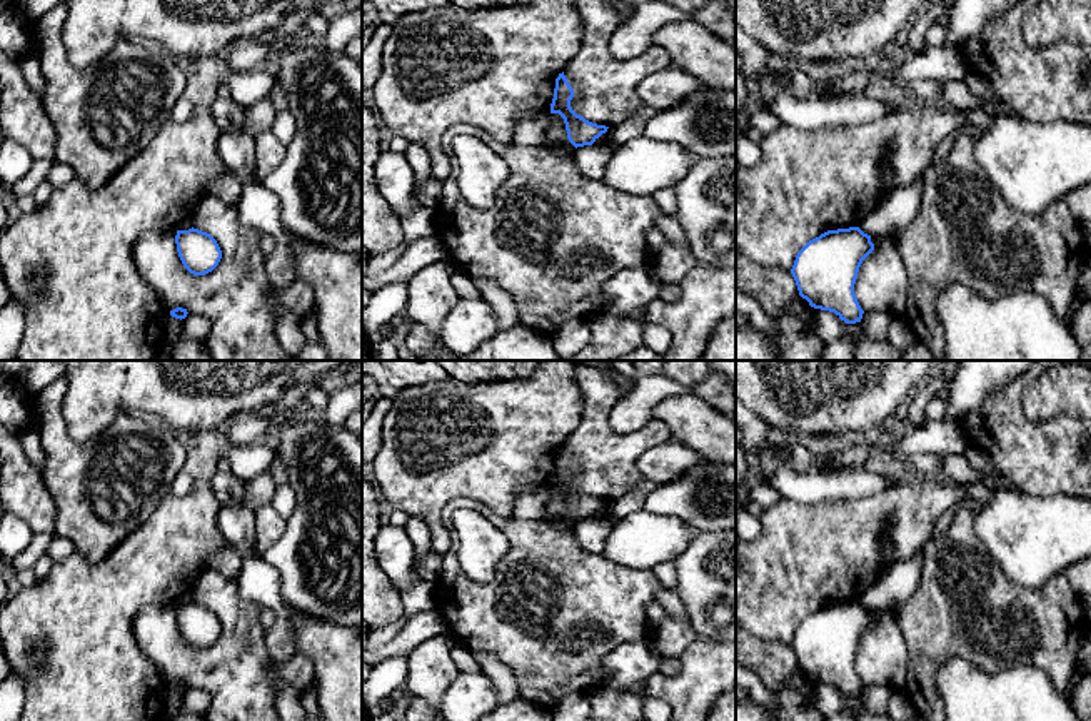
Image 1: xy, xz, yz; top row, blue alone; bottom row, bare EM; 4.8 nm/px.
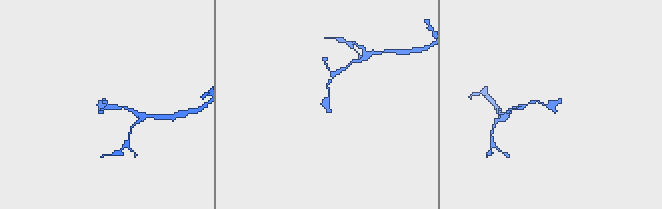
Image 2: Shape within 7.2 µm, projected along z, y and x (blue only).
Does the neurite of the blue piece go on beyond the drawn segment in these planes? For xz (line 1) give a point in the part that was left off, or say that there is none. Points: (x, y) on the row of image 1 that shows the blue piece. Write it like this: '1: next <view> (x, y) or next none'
1: next none

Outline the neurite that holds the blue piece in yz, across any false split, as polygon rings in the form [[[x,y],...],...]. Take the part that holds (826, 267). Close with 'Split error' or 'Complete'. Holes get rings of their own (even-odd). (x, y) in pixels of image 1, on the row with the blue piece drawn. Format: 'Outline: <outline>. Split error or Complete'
Outline: [[[859,227],[827,230],[796,255],[791,274],[811,307],[834,312],[846,324],[861,322],[854,284],[862,260],[874,250]]]. Complete

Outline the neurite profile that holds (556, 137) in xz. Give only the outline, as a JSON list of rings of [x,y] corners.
[[[551,113],[544,147],[562,157],[574,155],[576,147],[569,142],[564,118],[559,113]]]

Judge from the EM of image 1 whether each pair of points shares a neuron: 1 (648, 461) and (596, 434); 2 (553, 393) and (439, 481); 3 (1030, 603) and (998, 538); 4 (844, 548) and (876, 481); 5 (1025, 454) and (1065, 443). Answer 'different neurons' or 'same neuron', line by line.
1: different neurons
2: same neuron
3: different neurons
4: different neurons
5: same neuron

